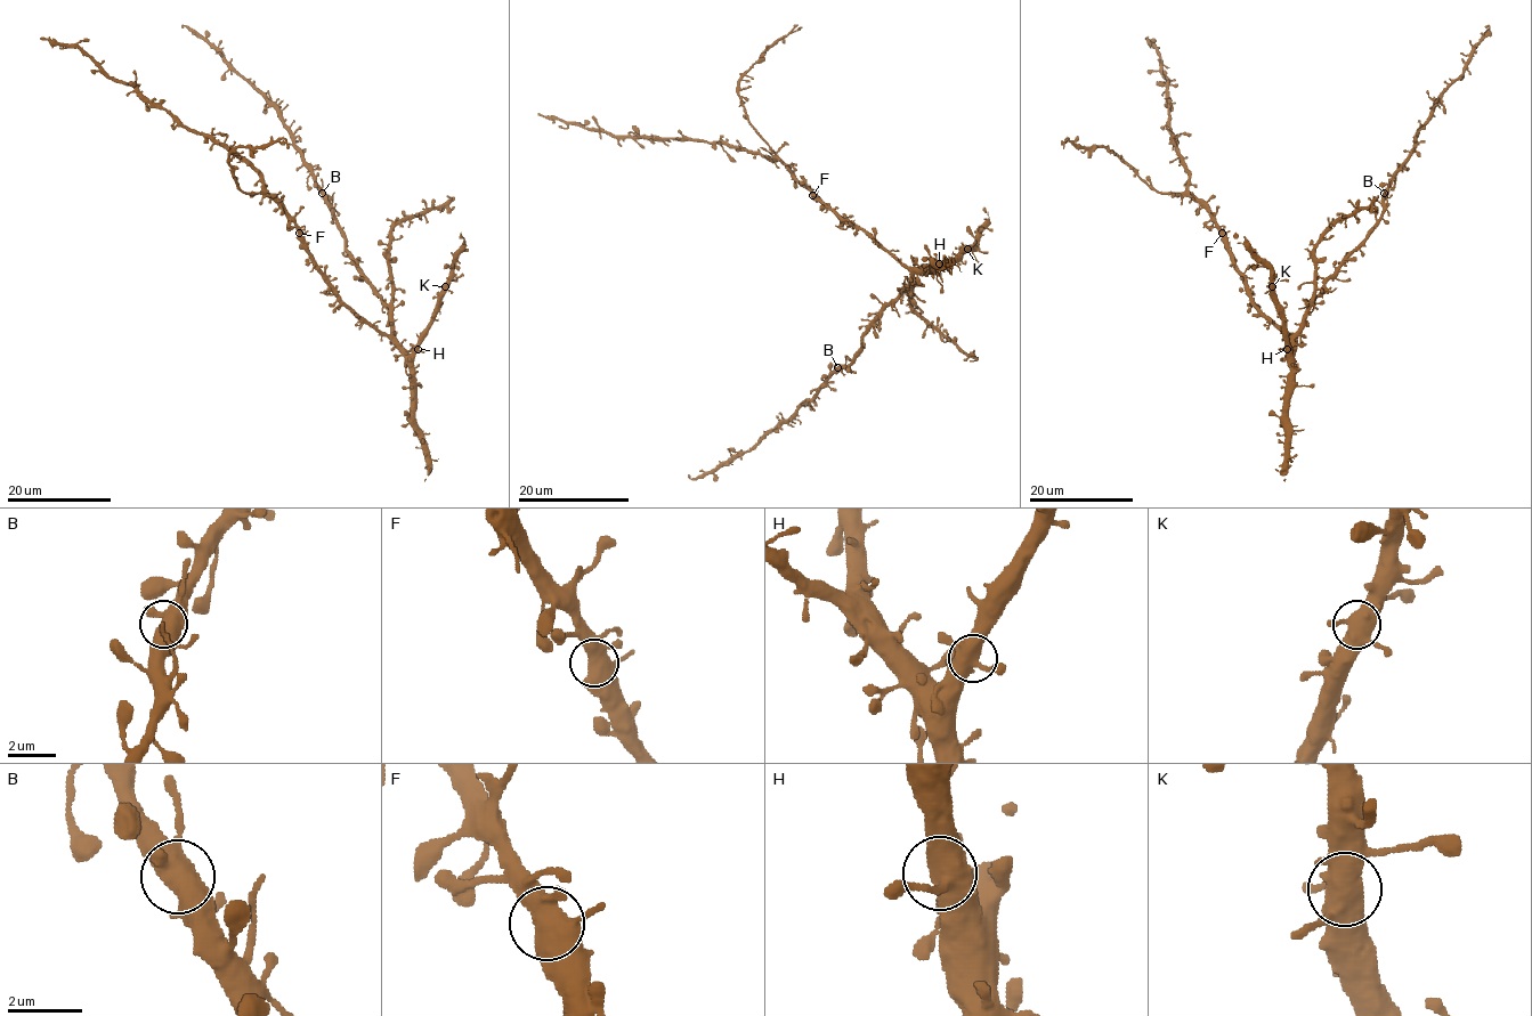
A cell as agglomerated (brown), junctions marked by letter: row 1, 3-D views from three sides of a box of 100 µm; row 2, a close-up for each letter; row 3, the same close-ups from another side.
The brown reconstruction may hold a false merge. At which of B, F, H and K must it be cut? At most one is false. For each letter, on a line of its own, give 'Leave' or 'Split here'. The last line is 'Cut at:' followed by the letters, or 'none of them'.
B: Leave
F: Leave
H: Leave
K: Leave
Cut at: none of them

